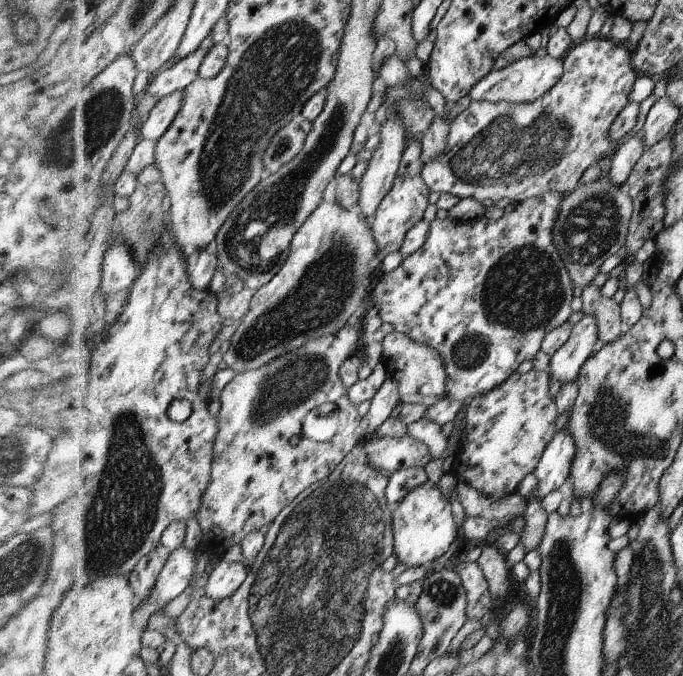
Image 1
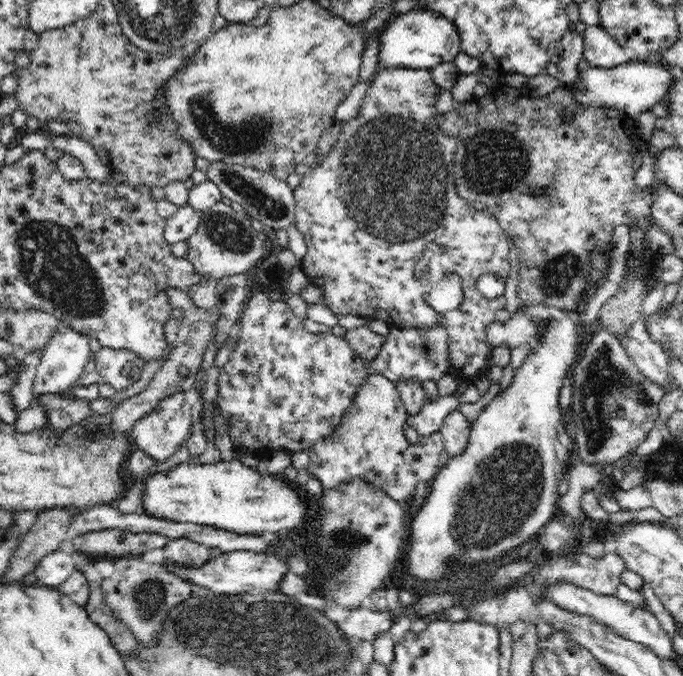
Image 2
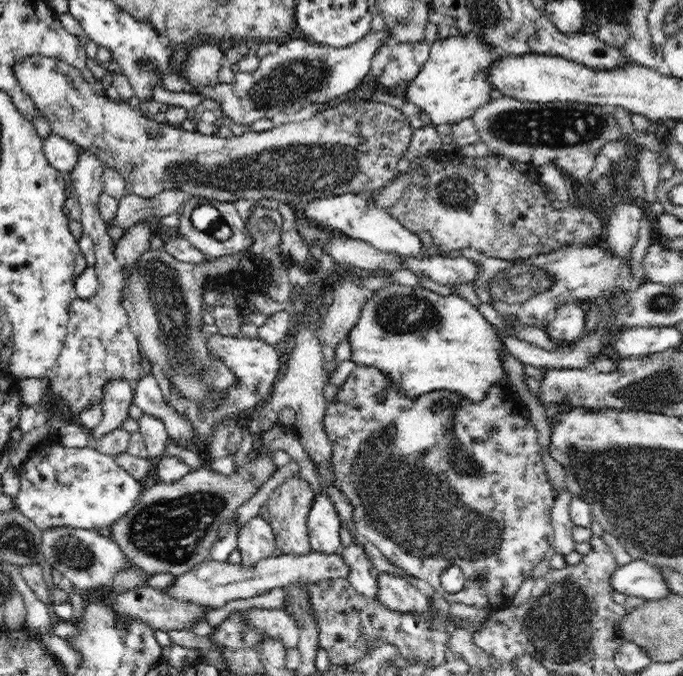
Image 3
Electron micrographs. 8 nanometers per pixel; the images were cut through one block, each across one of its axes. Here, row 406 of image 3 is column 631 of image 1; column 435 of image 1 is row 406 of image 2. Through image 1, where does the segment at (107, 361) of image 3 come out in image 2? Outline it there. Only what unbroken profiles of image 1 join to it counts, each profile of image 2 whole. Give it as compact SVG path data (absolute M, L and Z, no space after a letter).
M182 392L160 401L160 404L152 412L138 420L131 428L136 448L152 456L152 459L158 463L168 460L182 446L182 442L192 426L192 412L190 410L191 406L186 402L185 394Z

